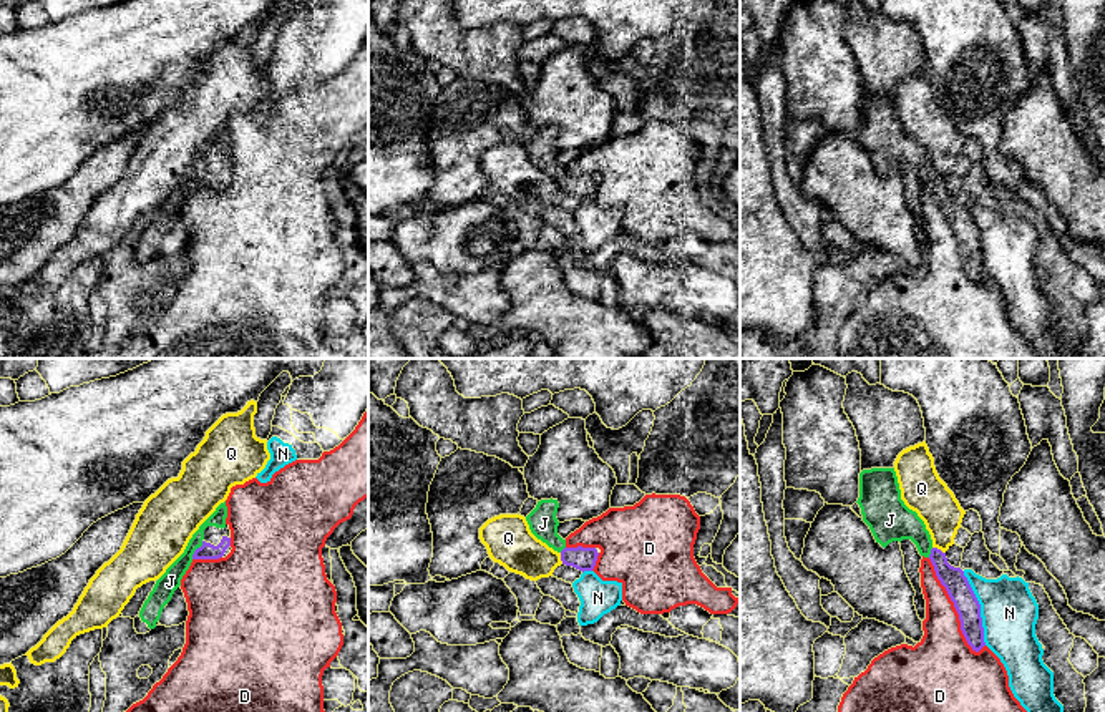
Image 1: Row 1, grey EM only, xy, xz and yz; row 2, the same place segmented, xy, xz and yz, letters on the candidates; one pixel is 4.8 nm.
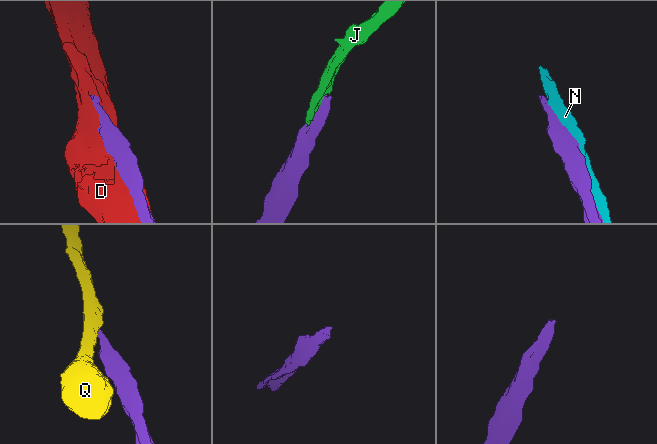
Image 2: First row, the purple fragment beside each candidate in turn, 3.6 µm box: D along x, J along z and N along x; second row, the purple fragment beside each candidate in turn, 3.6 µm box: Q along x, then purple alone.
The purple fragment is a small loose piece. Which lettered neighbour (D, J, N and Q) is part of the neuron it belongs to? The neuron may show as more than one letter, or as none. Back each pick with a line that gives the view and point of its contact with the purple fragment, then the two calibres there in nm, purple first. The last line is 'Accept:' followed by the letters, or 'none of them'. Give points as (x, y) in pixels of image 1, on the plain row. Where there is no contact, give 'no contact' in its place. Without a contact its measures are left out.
J: xy (196, 178) | 80/100 nm
Accept: J

